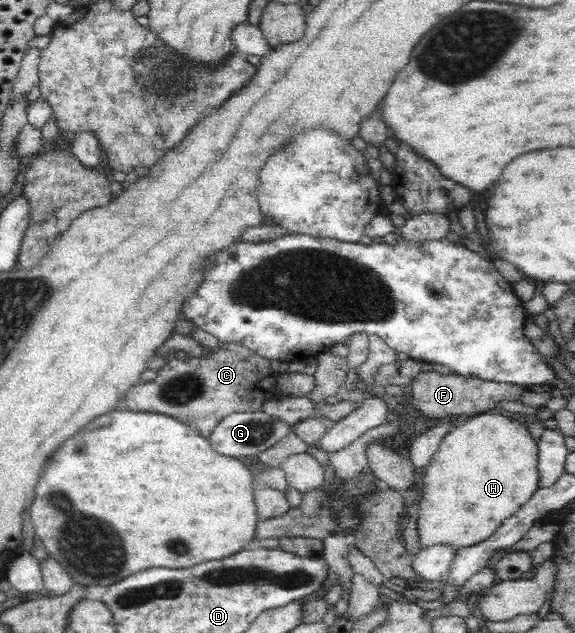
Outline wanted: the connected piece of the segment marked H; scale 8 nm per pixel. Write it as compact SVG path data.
M484 411L465 419L463 425L454 427L445 435L424 473L416 519L420 547L444 543L464 548L485 541L540 489L537 464L538 445L527 431L525 423L517 423L504 411Z

